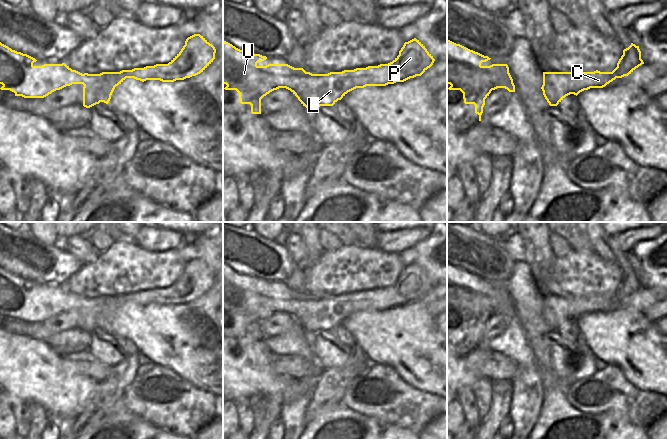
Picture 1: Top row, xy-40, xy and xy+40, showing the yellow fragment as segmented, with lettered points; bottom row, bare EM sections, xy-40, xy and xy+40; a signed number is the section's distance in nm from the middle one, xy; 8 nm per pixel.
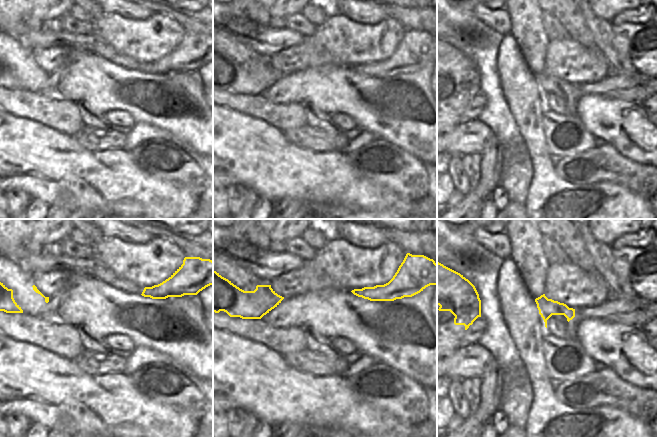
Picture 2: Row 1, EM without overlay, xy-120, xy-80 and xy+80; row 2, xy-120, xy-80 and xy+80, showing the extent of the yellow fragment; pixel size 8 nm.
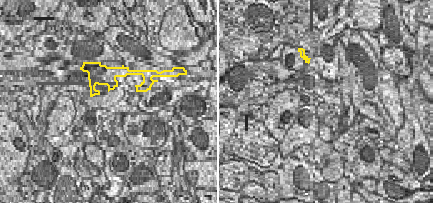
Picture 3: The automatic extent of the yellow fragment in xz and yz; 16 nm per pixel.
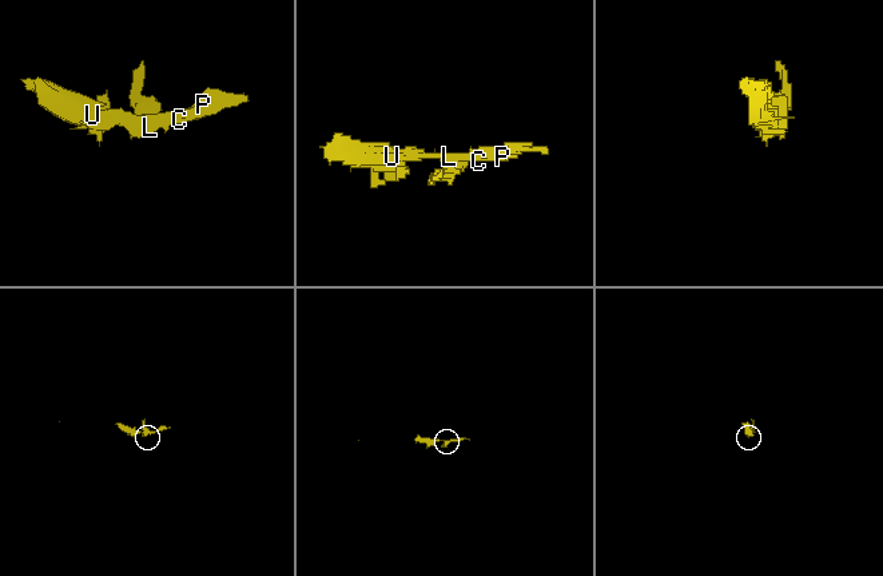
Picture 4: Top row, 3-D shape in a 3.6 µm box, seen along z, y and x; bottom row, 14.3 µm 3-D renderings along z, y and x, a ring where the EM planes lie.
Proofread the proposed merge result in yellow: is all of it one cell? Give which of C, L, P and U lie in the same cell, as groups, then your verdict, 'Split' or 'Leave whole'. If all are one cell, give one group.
Groups: C L P U. Leave whole.

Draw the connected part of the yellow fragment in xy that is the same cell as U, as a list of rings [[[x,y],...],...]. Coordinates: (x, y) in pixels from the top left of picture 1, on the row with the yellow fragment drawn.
[[[416,38],[405,42],[399,55],[388,64],[328,74],[312,74],[303,68],[294,68],[288,64],[257,65],[258,62],[266,59],[266,56],[240,50],[223,40],[223,84],[227,85],[224,89],[236,90],[239,93],[240,103],[251,105],[252,114],[261,114],[261,99],[279,88],[290,90],[303,106],[316,110],[320,106],[333,106],[356,88],[386,86],[421,76],[435,61],[425,46]]]

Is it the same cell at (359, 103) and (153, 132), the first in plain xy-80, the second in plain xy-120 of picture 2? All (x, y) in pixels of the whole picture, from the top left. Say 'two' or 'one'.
two

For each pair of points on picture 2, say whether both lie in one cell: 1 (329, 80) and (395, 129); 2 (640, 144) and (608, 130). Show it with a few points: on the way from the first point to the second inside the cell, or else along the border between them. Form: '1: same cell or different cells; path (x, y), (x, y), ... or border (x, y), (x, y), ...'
1: same cell; path (345, 91), (352, 93), (379, 113)
2: same cell; path (632, 144), (616, 130)

